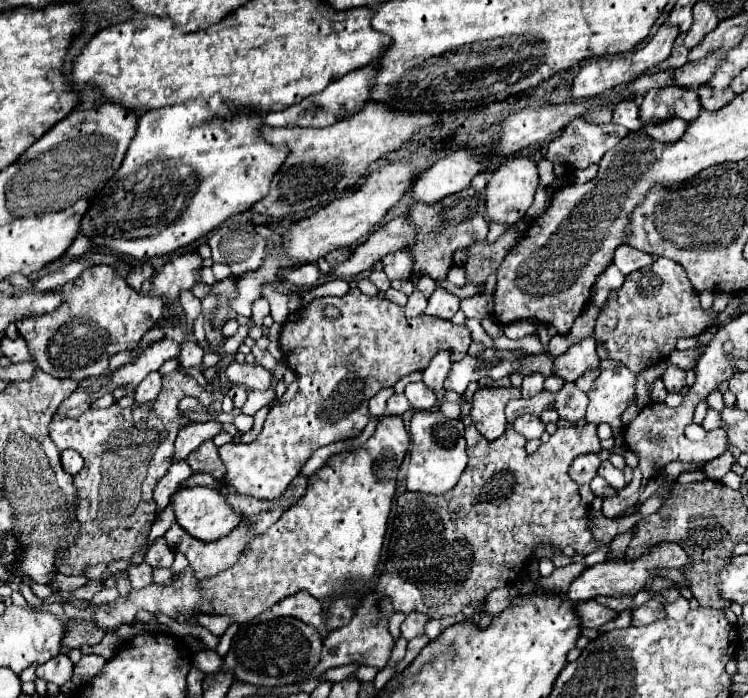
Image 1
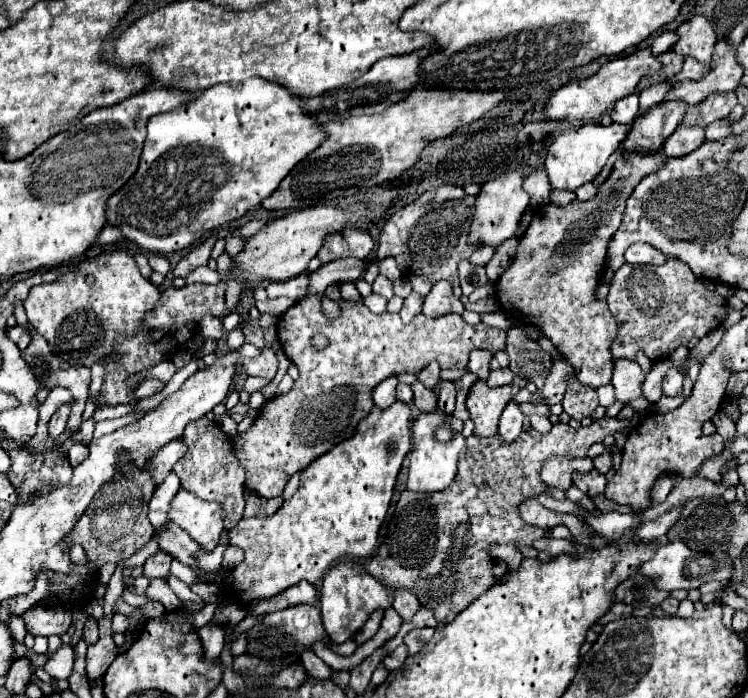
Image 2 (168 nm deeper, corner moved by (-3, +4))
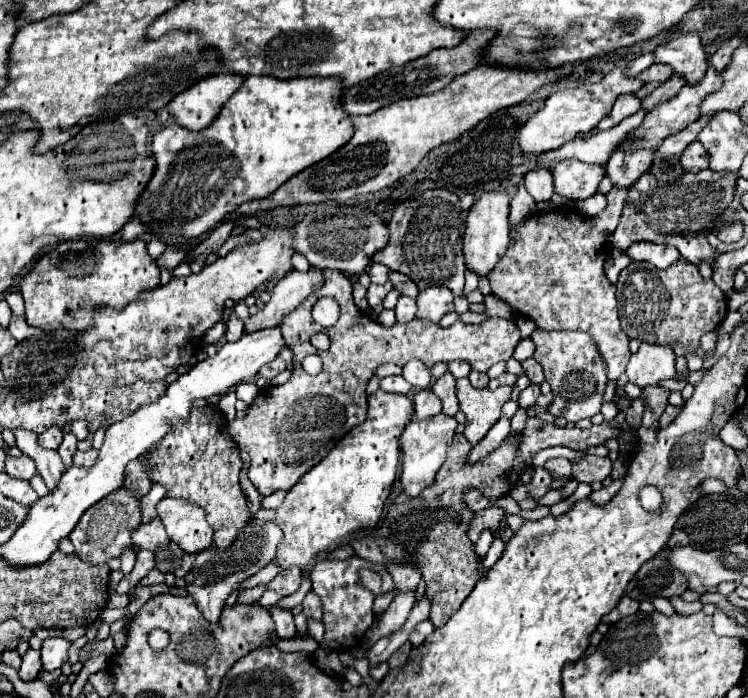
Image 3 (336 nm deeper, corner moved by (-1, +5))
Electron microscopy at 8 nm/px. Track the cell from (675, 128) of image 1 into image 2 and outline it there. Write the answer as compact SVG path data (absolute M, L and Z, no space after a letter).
M680 124L676 128L676 132L672 132L672 136L668 136L662 150L666 152L666 156L674 156L674 158L686 156L694 148L698 148L702 142L704 142L704 128L700 128L700 126L684 128L684 124Z

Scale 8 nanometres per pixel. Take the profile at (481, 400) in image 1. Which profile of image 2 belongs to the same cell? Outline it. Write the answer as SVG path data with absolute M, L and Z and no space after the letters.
M478 380L466 398L466 408L470 418L474 420L476 428L474 434L478 436L492 436L498 432L498 420L506 404L520 392L518 386L496 386L490 388L486 382Z

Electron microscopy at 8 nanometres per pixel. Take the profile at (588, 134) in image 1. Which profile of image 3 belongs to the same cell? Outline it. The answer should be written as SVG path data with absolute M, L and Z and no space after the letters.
M560 161L550 167L554 175L554 191L566 199L582 201L596 193L598 183L604 179L600 165L588 165L582 161Z

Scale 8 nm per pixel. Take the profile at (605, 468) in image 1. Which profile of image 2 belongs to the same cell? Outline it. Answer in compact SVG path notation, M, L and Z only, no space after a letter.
M604 452L600 456L594 458L594 468L600 472L600 474L606 474L610 468L612 468L612 456L610 452Z

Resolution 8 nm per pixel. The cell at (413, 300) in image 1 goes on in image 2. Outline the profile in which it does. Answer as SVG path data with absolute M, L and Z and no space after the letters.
M412 292L406 300L404 300L404 306L402 306L402 310L400 310L400 316L402 316L402 322L410 322L416 314L420 314L420 310L422 310L422 304L424 304L424 298L420 296L420 294L416 294L416 292Z

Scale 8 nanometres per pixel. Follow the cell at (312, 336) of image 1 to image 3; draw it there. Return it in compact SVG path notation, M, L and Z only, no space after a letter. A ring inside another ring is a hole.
M324 269L324 271L322 271L322 275L324 275L324 281L320 283L320 287L318 287L318 289L316 289L316 291L314 291L312 295L308 295L308 299L306 299L306 301L302 301L302 303L300 303L300 305L298 305L298 307L296 307L294 311L290 311L290 315L286 315L286 319L284 319L284 323L280 325L280 327L282 327L282 335L284 335L284 339L286 339L286 343L288 343L288 347L290 347L290 349L292 349L292 353L294 353L294 371L292 371L292 377L290 377L290 379L288 379L288 381L284 383L284 385L278 385L278 387L264 387L264 389L260 389L260 393L258 393L258 397L256 397L256 399L252 401L252 405L248 407L248 413L246 413L246 417L244 417L244 419L234 419L234 421L232 421L230 425L228 425L228 429L230 429L230 435L232 435L232 439L234 439L236 443L238 443L238 447L240 447L240 449L244 449L244 451L248 451L248 455L250 455L250 469L248 469L248 477L250 477L250 481L252 481L252 485L254 485L254 487L258 489L258 493L260 493L262 497L266 497L266 495L272 495L274 491L280 491L280 489L282 489L282 491L288 491L290 487L294 487L294 485L298 483L298 479L300 479L300 477L302 477L302 475L304 475L306 471L310 471L310 469L312 469L312 467L314 467L316 463L320 463L320 461L322 461L322 459L324 459L324 457L328 455L328 451L330 451L330 449L332 449L332 447L334 447L334 445L336 445L336 443L338 443L338 441L340 441L340 439L342 439L342 437L344 437L344 435L346 435L346 433L348 433L350 429L354 429L354 427L358 427L360 423L364 423L364 419L366 419L366 411L368 411L368 395L366 395L366 383L368 383L368 379L370 379L370 377L374 375L374 371L376 371L376 367L378 367L378 365L382 365L382 363L396 363L396 365L400 365L400 367L402 367L402 365L404 365L404 363L408 363L410 359L418 359L418 361L422 361L422 363L424 363L426 367L432 367L432 365L434 365L434 363L438 363L438 361L444 361L444 363L448 363L448 361L454 361L454 359L460 359L460 361L468 361L468 363L472 365L472 369L476 369L476 371L480 371L480 373L486 373L486 371L488 371L488 369L490 369L490 367L492 367L494 363L498 363L498 361L506 361L506 359L510 359L510 357L512 357L512 353L514 353L514 349L516 349L516 345L518 345L518 341L520 341L520 331L518 331L518 327L516 327L516 323L514 323L514 321L508 321L508 319L502 319L502 317L490 317L490 319L486 319L486 321L484 321L484 323L480 323L480 325L468 325L468 323L462 323L462 321L456 321L456 323L454 323L452 327L448 327L448 329L442 329L442 327L438 327L436 323L430 323L430 321L426 321L426 319L414 319L414 321L410 321L410 323L404 323L404 325L400 325L400 323L396 323L394 327L390 327L390 329L388 329L388 327L384 327L384 325L380 325L378 321L374 321L374 319L370 319L370 317L368 317L366 313L362 313L362 311L360 311L360 309L358 309L358 307L354 305L354 301L352 301L352 281L350 281L350 279L330 279L330 271L328 271L328 269ZM320 297L334 297L334 299L338 301L338 305L340 305L340 309L342 309L342 315L340 315L340 319L338 319L338 323L336 323L334 327L328 327L328 329L326 329L326 327L320 327L318 323L314 323L314 321L312 321L312 305L314 305L314 303L316 303L316 301L318 301ZM346 307L352 307L352 315L348 313L348 309L346 309ZM322 329L326 329L326 331L322 331ZM320 331L322 331L322 333L326 333L326 335L330 337L330 347L328 347L328 351L318 351L318 349L314 349L314 345L312 345L312 343L300 343L300 339L306 339L308 335L312 335L312 333L320 333ZM310 353L316 353L316 355L318 355L318 357L322 359L322 363L324 363L324 365L322 365L322 371L320 371L320 373L318 373L316 377L312 377L312 375L308 375L308 373L306 373L306 371L302 369L302 359L304 359L306 355L310 355Z

